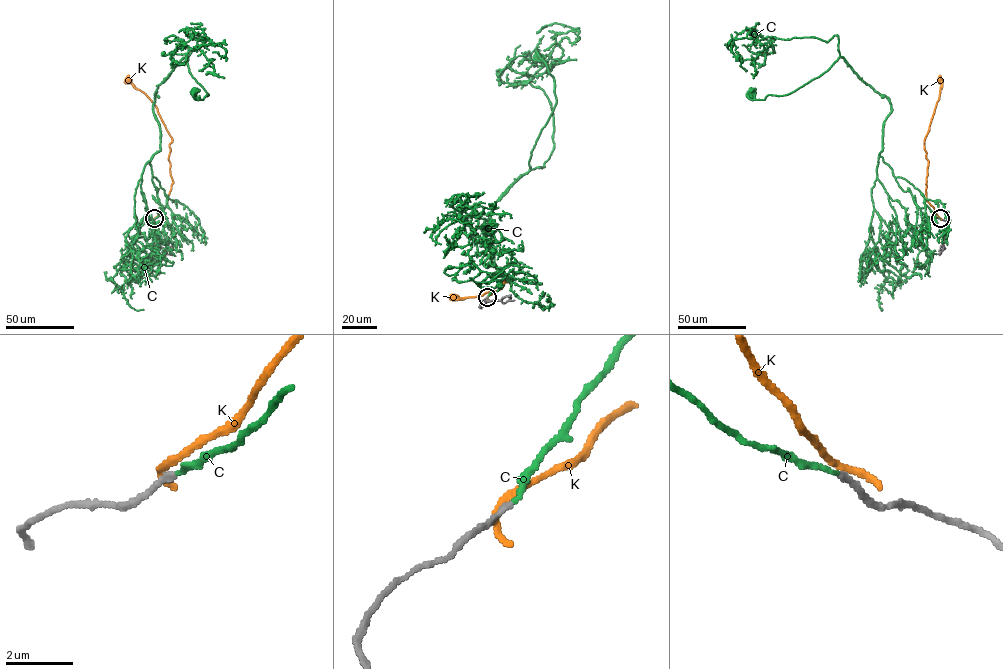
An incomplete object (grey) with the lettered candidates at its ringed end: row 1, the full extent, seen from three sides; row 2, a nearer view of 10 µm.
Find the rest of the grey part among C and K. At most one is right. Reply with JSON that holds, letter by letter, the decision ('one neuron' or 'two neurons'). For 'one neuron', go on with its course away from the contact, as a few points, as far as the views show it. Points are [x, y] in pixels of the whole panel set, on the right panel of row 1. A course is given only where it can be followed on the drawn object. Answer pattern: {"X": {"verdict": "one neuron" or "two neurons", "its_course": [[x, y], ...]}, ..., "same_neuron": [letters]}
{"C": {"verdict": "one neuron", "its_course": [[940, 218], [918, 190], [895, 177], [880, 156], [891, 103], [843, 57], [787, 94], [756, 100], [751, 92]]}, "K": {"verdict": "two neurons"}, "same_neuron": ["C"]}

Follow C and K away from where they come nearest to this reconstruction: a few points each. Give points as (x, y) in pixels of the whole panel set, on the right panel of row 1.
C: (940, 218), (918, 190), (895, 177), (880, 156), (891, 103), (843, 57), (787, 94), (756, 100), (751, 92)
K: (940, 218), (926, 199), (928, 160), (924, 147), (942, 88), (940, 80)

